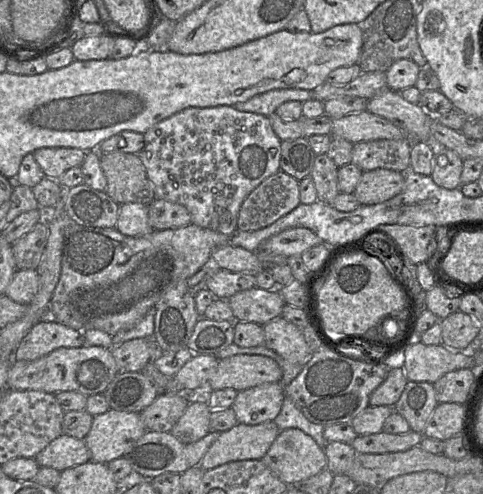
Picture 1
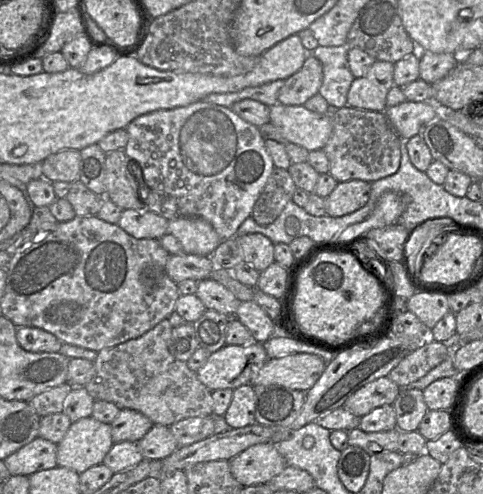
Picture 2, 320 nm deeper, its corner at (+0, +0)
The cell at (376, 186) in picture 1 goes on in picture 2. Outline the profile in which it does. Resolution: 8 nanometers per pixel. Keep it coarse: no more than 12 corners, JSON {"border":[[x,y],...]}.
{"border":[[338,182],[325,198],[326,213],[340,217],[363,207],[371,182]]}

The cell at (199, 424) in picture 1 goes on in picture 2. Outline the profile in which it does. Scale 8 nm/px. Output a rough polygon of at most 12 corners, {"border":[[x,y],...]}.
{"border":[[154,424],[136,444],[144,459],[178,448],[170,428]]}

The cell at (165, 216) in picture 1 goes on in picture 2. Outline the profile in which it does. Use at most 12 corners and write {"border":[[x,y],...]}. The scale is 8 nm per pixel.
{"border":[[122,210],[117,225],[137,239],[159,239],[168,220],[150,210]]}

